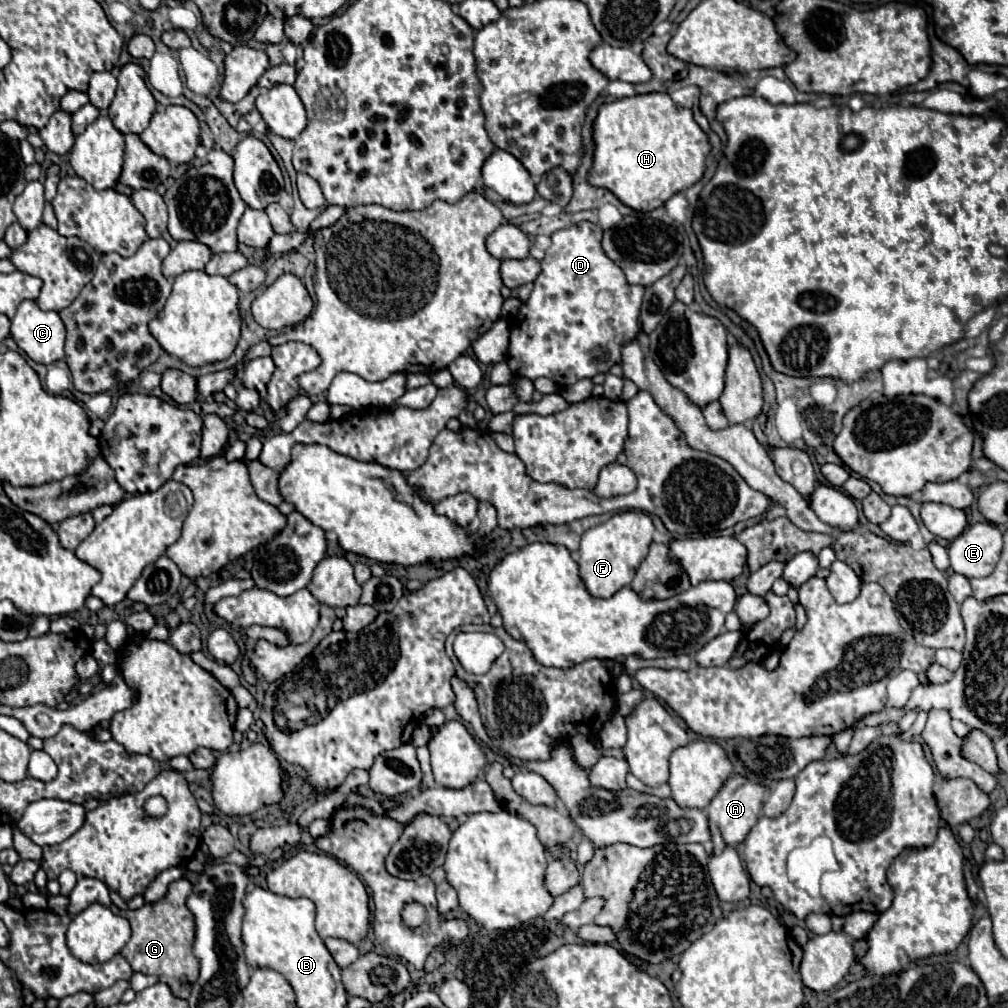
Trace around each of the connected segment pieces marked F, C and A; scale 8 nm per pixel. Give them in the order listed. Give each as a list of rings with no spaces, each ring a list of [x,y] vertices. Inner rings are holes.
[[[625,511],[617,513],[605,523],[591,527],[581,537],[579,549],[579,571],[587,591],[593,597],[611,597],[621,587],[631,583],[635,569],[641,565],[643,557],[647,557],[651,539],[653,539],[653,521],[643,511]]]
[[[23,301],[19,305],[15,317],[11,319],[11,337],[15,339],[19,349],[23,349],[37,363],[49,365],[49,363],[55,363],[55,361],[65,357],[65,349],[63,349],[65,325],[63,325],[59,313],[39,309],[35,301]]]
[[[731,775],[721,791],[711,799],[709,807],[707,807],[707,817],[709,817],[709,827],[711,827],[711,841],[713,841],[713,851],[719,853],[719,849],[723,849],[723,845],[735,845],[741,843],[747,833],[757,825],[759,819],[759,811],[763,809],[763,801],[765,801],[767,789],[761,783],[749,783],[747,777],[743,775]]]

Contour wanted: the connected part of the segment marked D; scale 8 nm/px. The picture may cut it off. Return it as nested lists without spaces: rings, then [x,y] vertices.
[[[581,221],[551,235],[553,243],[541,261],[541,275],[535,279],[535,289],[521,305],[511,327],[511,345],[507,365],[517,377],[539,379],[547,377],[557,385],[573,385],[583,377],[607,373],[613,363],[621,361],[621,345],[639,331],[639,309],[645,287],[629,285],[625,273],[601,249],[601,227]]]

